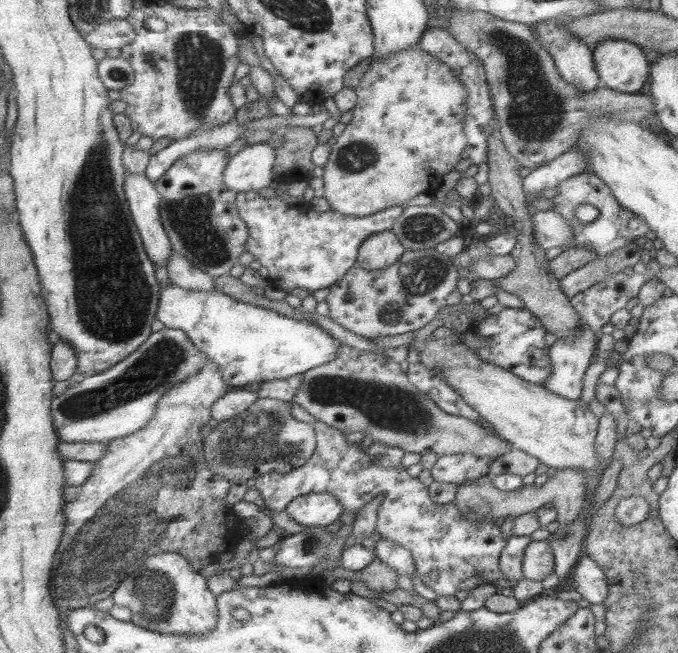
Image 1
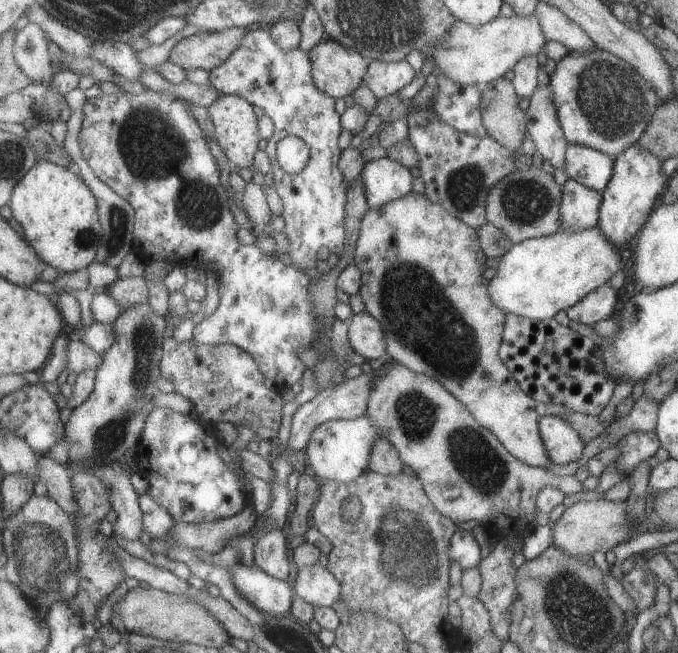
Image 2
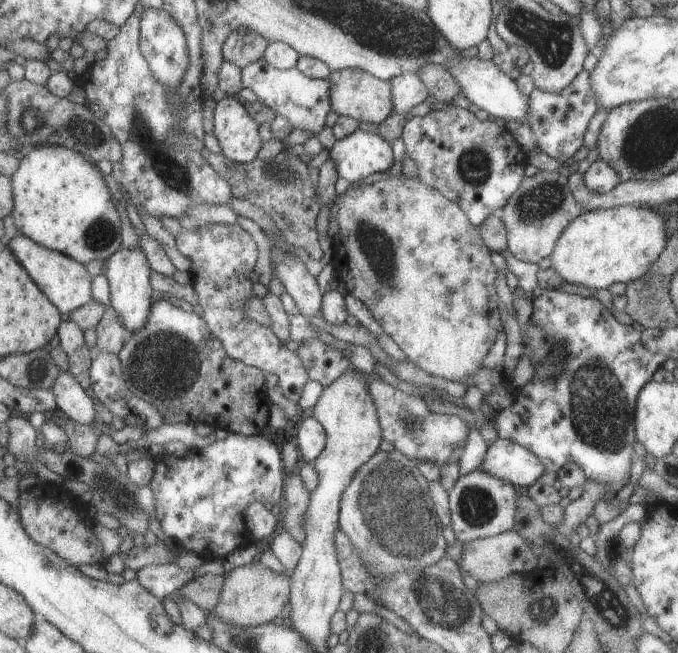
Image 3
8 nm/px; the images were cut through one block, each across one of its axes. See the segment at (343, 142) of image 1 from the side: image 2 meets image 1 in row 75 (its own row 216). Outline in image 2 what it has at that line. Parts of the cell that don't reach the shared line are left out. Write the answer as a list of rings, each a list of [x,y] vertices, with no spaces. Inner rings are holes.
[[[411,192],[366,212],[354,263],[363,276],[360,296],[365,304],[364,311],[381,322],[387,338],[387,357],[408,366],[413,372],[425,373],[431,380],[439,381],[451,396],[466,405],[483,428],[490,429],[511,456],[523,464],[545,469],[550,460],[537,430],[536,402],[519,388],[511,372],[499,360],[505,312],[491,302],[490,282],[482,277],[487,268],[486,259],[475,228],[451,216],[442,205],[429,200],[426,193]]]

